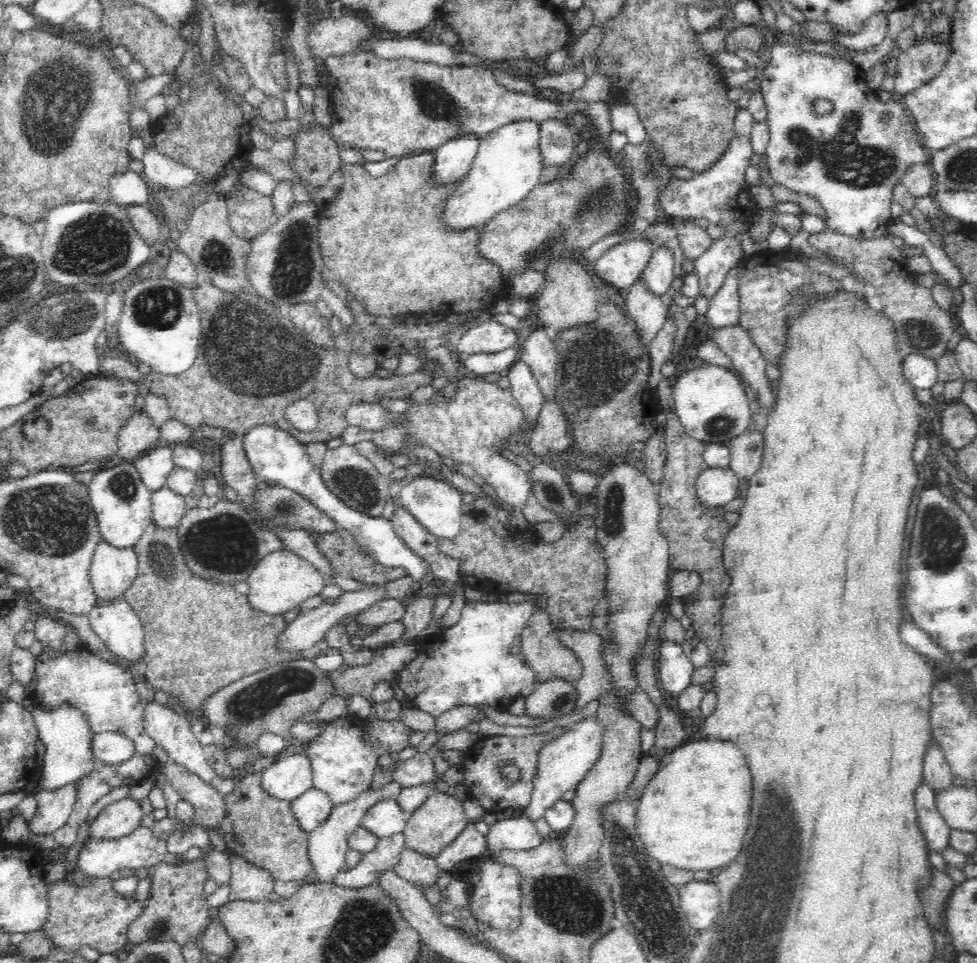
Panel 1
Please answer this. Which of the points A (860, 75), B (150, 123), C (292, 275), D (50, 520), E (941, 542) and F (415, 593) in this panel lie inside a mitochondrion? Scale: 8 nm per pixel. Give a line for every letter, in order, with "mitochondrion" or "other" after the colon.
A: other
B: other
C: mitochondrion
D: mitochondrion
E: mitochondrion
F: other

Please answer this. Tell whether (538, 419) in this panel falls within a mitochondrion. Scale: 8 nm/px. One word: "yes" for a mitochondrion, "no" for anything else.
no

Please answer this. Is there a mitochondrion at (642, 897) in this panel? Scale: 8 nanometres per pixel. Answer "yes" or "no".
yes

